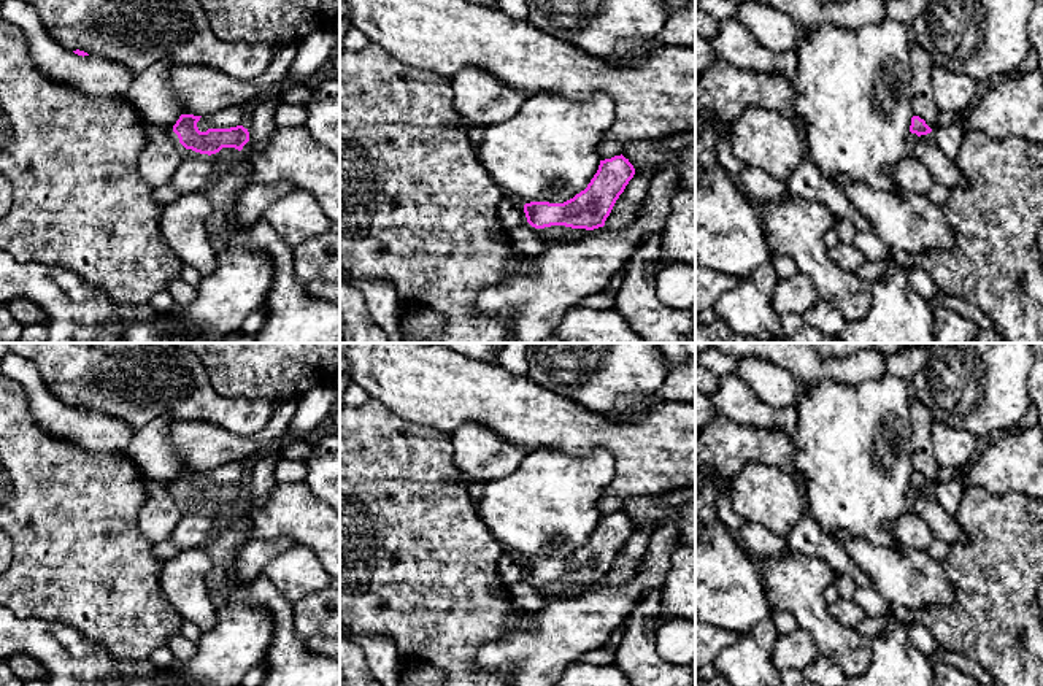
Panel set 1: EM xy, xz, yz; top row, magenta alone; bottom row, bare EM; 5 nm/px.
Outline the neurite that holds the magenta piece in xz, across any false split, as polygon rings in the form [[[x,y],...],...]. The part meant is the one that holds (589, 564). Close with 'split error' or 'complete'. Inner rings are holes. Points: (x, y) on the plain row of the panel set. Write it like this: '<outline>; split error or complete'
[[[622,510],[600,516],[598,526],[587,543],[573,554],[564,559],[525,559],[527,578],[535,584],[565,581],[594,586],[603,583],[616,556],[633,530],[633,521]]]; complete

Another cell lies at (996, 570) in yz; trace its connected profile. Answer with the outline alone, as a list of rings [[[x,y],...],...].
[[[965,486],[957,513],[953,516],[964,540],[949,545],[943,568],[956,592],[951,607],[930,605],[911,610],[943,649],[979,662],[994,678],[994,686],[1043,686],[1043,618],[1038,588],[1043,583],[1043,499],[1022,494],[997,495],[979,486]]]

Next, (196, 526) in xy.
[[[184,507],[184,513],[168,541],[175,543],[183,551],[203,548],[213,532],[214,519],[211,511],[195,507]]]

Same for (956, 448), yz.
[[[932,424],[932,446],[937,465],[964,470],[976,456],[978,438],[962,429]]]

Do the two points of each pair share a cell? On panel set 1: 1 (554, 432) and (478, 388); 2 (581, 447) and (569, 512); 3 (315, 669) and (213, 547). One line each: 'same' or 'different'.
1: same
2: different
3: same

